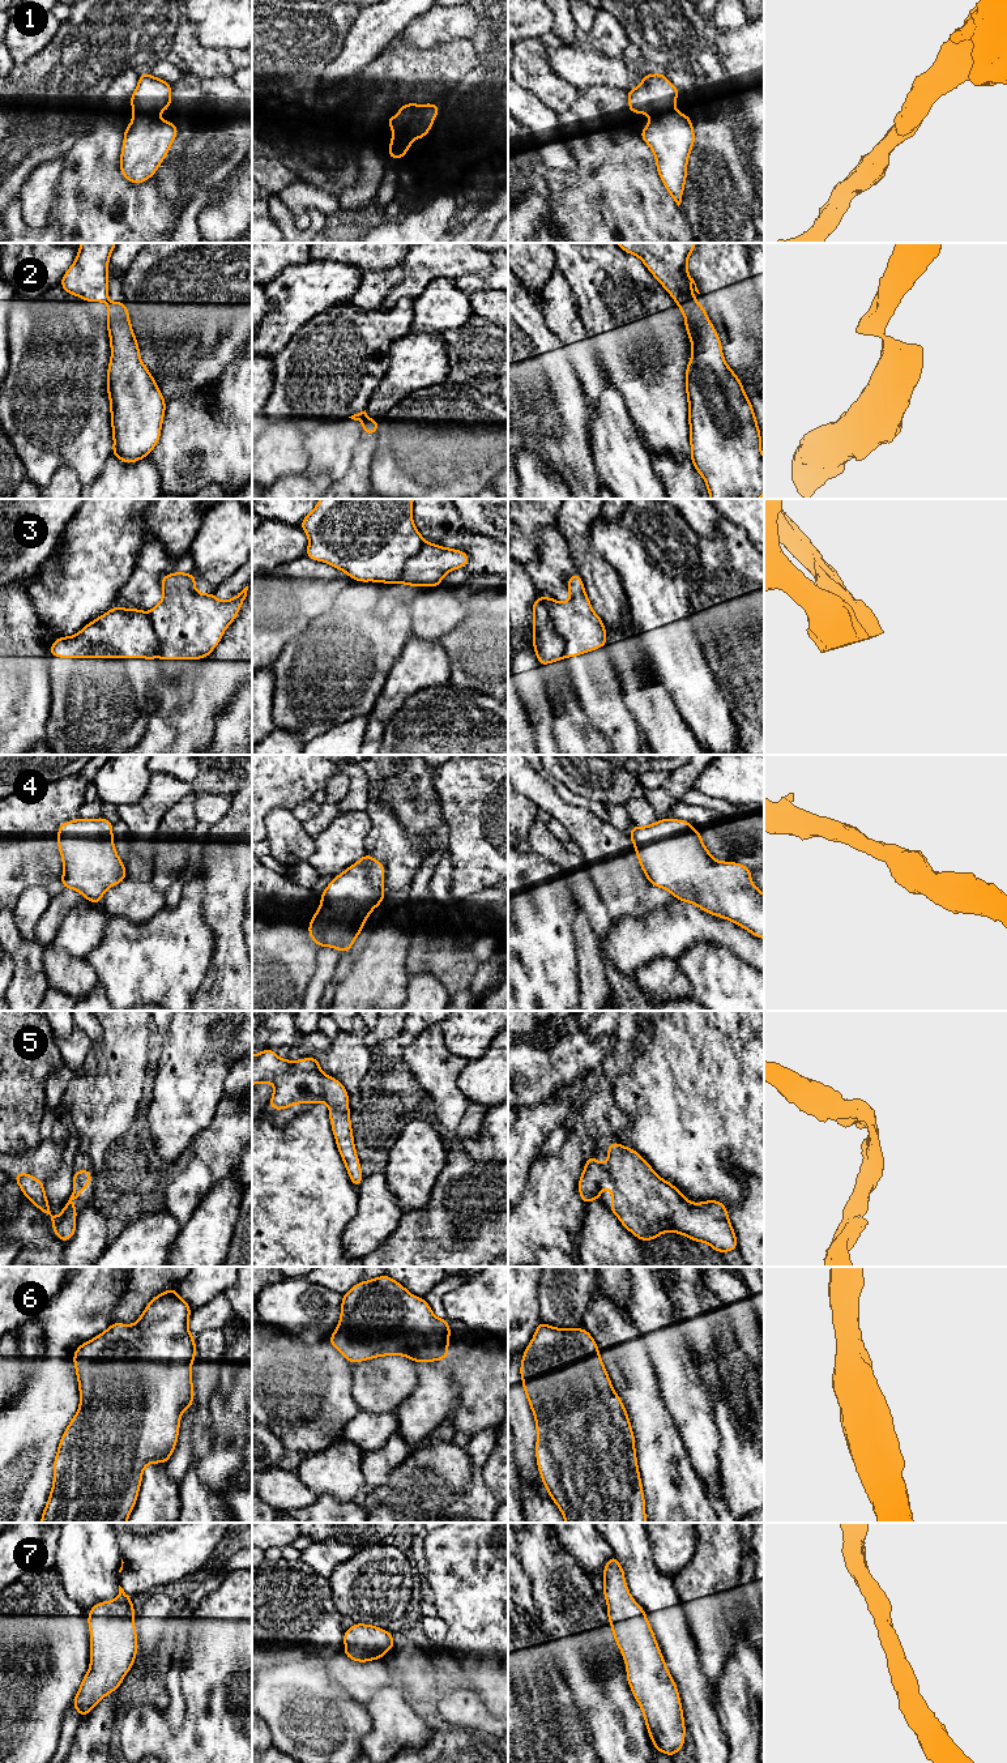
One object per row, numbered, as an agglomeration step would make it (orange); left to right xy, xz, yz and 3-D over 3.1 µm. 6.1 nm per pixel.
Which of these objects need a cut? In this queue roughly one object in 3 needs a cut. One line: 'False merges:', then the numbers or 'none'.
False merges: 2, 3

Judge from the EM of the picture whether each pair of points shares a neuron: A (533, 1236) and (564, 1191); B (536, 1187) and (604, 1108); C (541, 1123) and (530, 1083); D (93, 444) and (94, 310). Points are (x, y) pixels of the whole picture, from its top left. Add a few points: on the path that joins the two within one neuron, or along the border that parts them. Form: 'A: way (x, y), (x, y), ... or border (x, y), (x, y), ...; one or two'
A: way (534, 1225), (554, 1202); one
B: way (555, 1168), (580, 1143), (589, 1127); one
C: border (551, 1092), (538, 1102), (521, 1105); two
D: border (77, 302), (93, 317), (105, 323); two

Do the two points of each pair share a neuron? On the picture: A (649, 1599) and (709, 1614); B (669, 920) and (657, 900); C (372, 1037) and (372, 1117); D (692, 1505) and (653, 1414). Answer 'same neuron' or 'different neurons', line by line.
A: different neurons
B: different neurons
C: different neurons
D: same neuron

